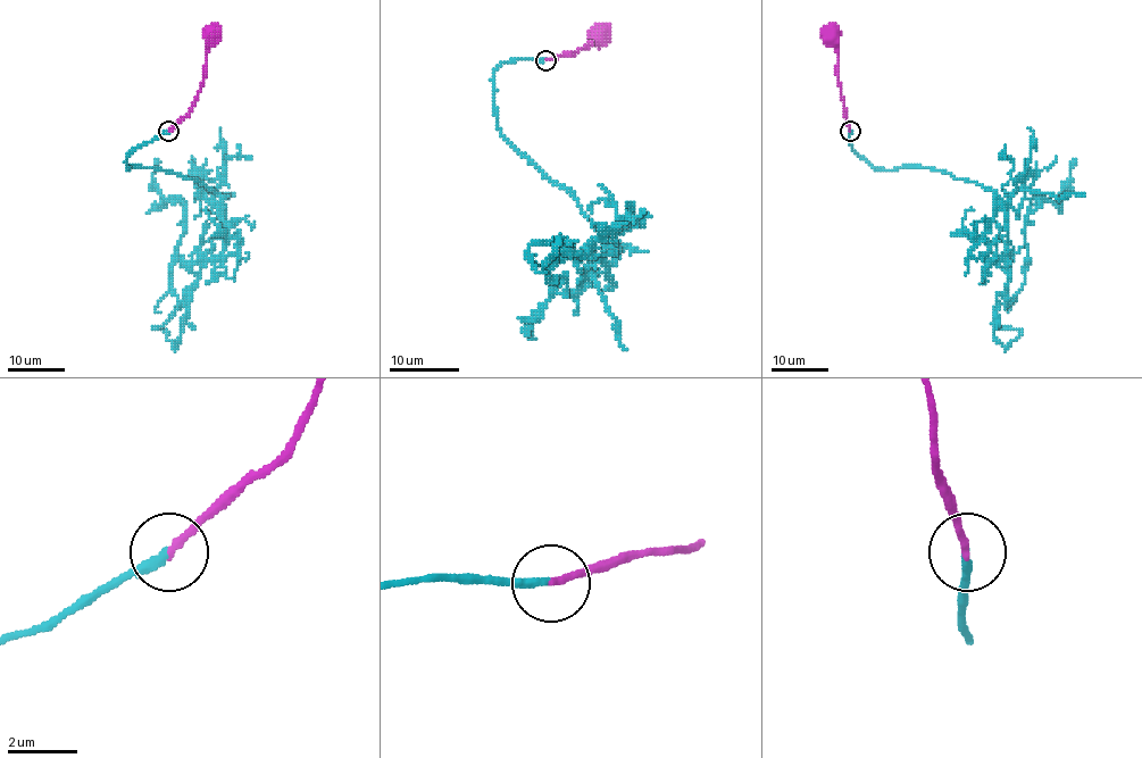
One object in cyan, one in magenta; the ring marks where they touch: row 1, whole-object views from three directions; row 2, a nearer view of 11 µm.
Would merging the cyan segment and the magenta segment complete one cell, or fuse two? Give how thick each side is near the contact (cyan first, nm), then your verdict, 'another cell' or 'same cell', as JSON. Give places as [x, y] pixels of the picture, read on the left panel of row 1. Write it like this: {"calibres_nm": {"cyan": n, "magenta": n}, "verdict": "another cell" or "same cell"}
{"calibres_nm": {"cyan": 240, "magenta": 200}, "verdict": "same cell"}

